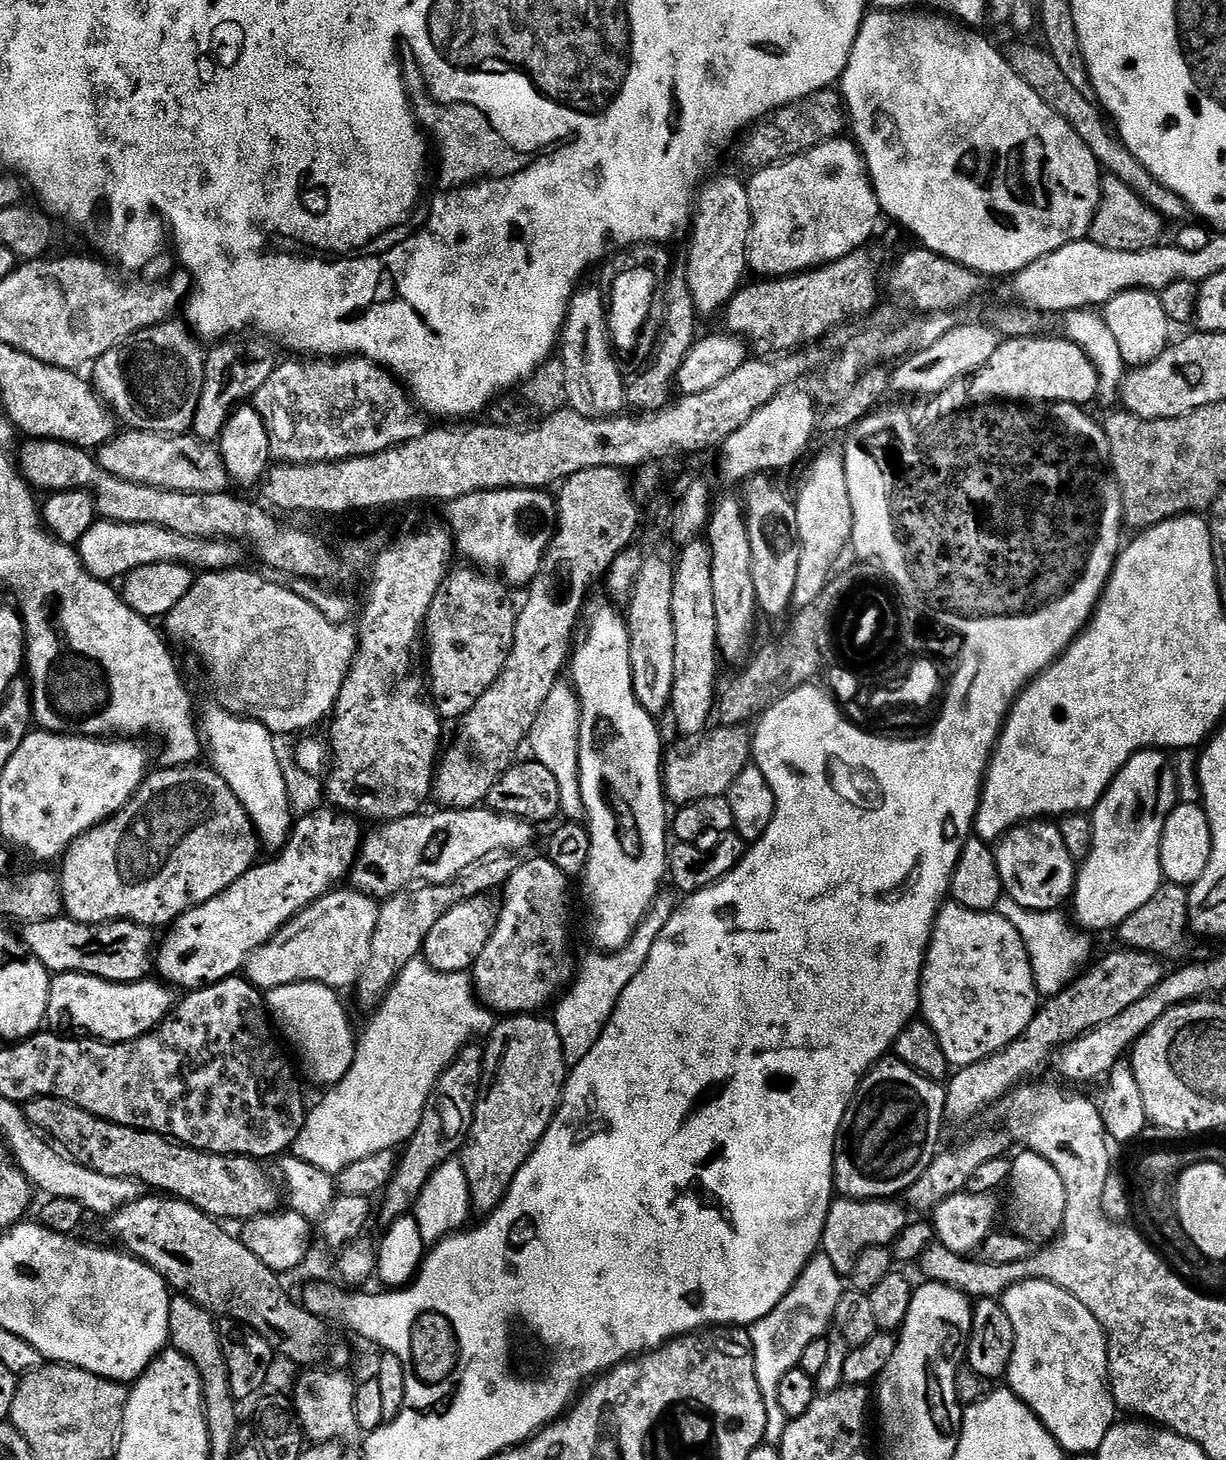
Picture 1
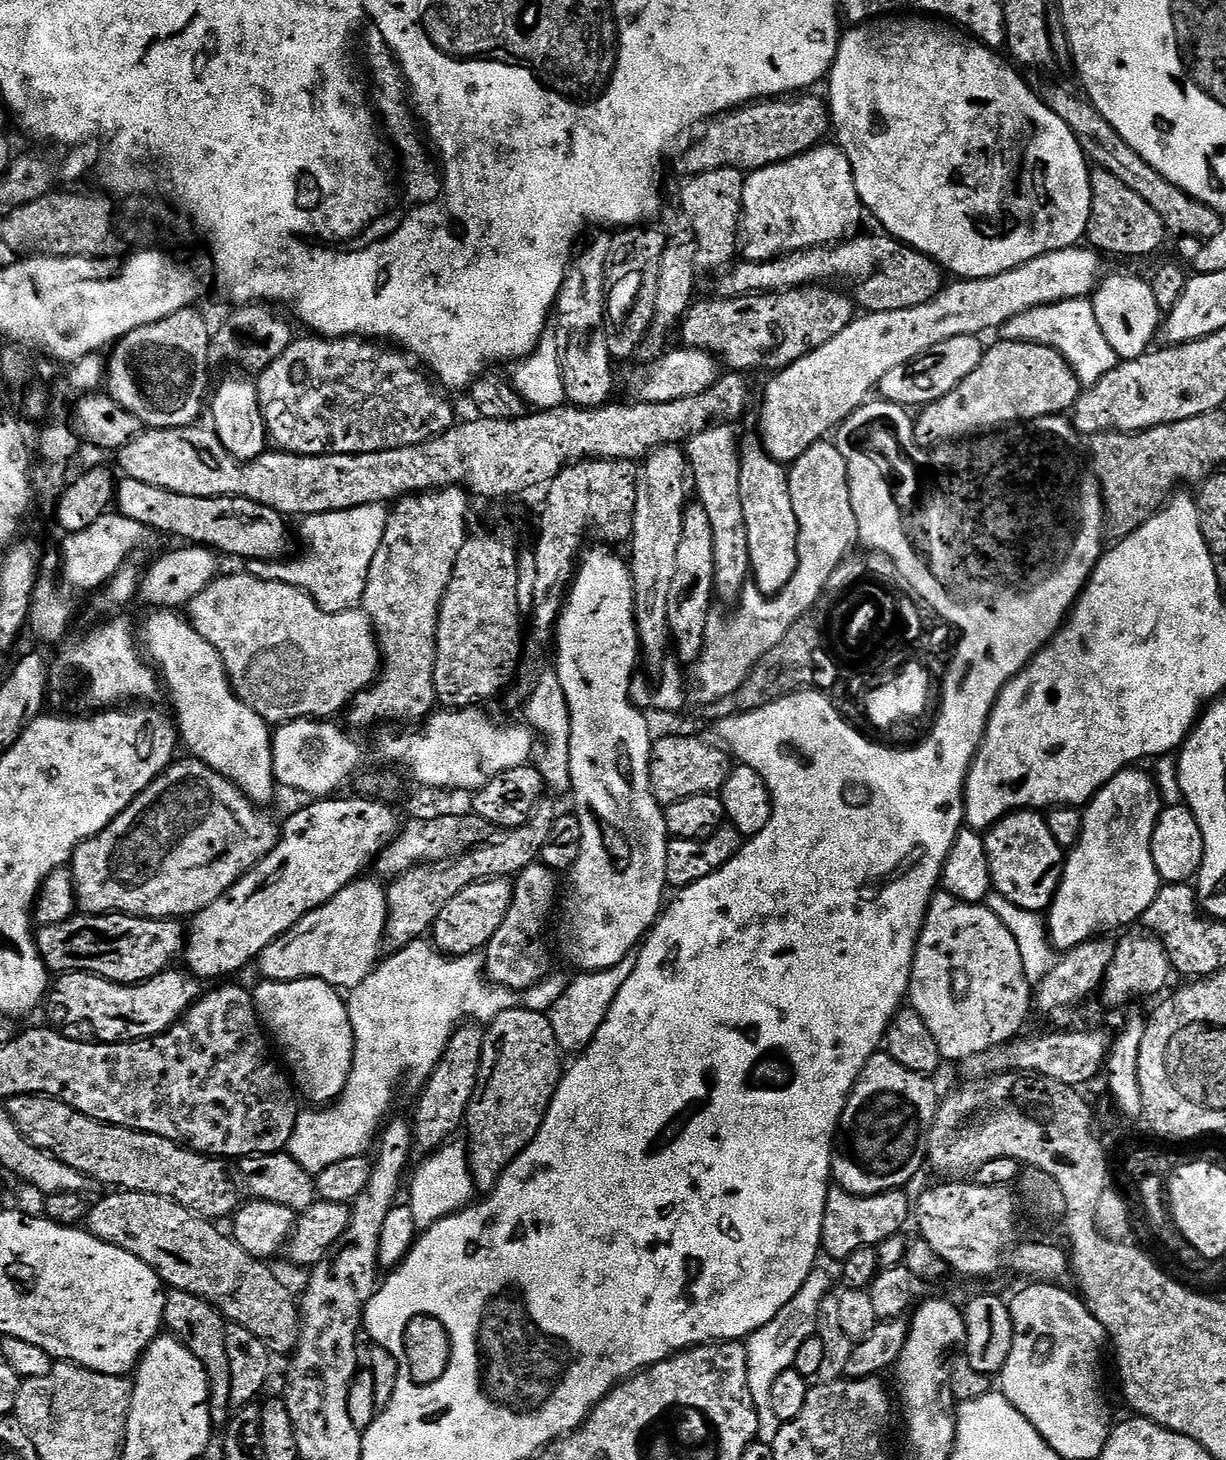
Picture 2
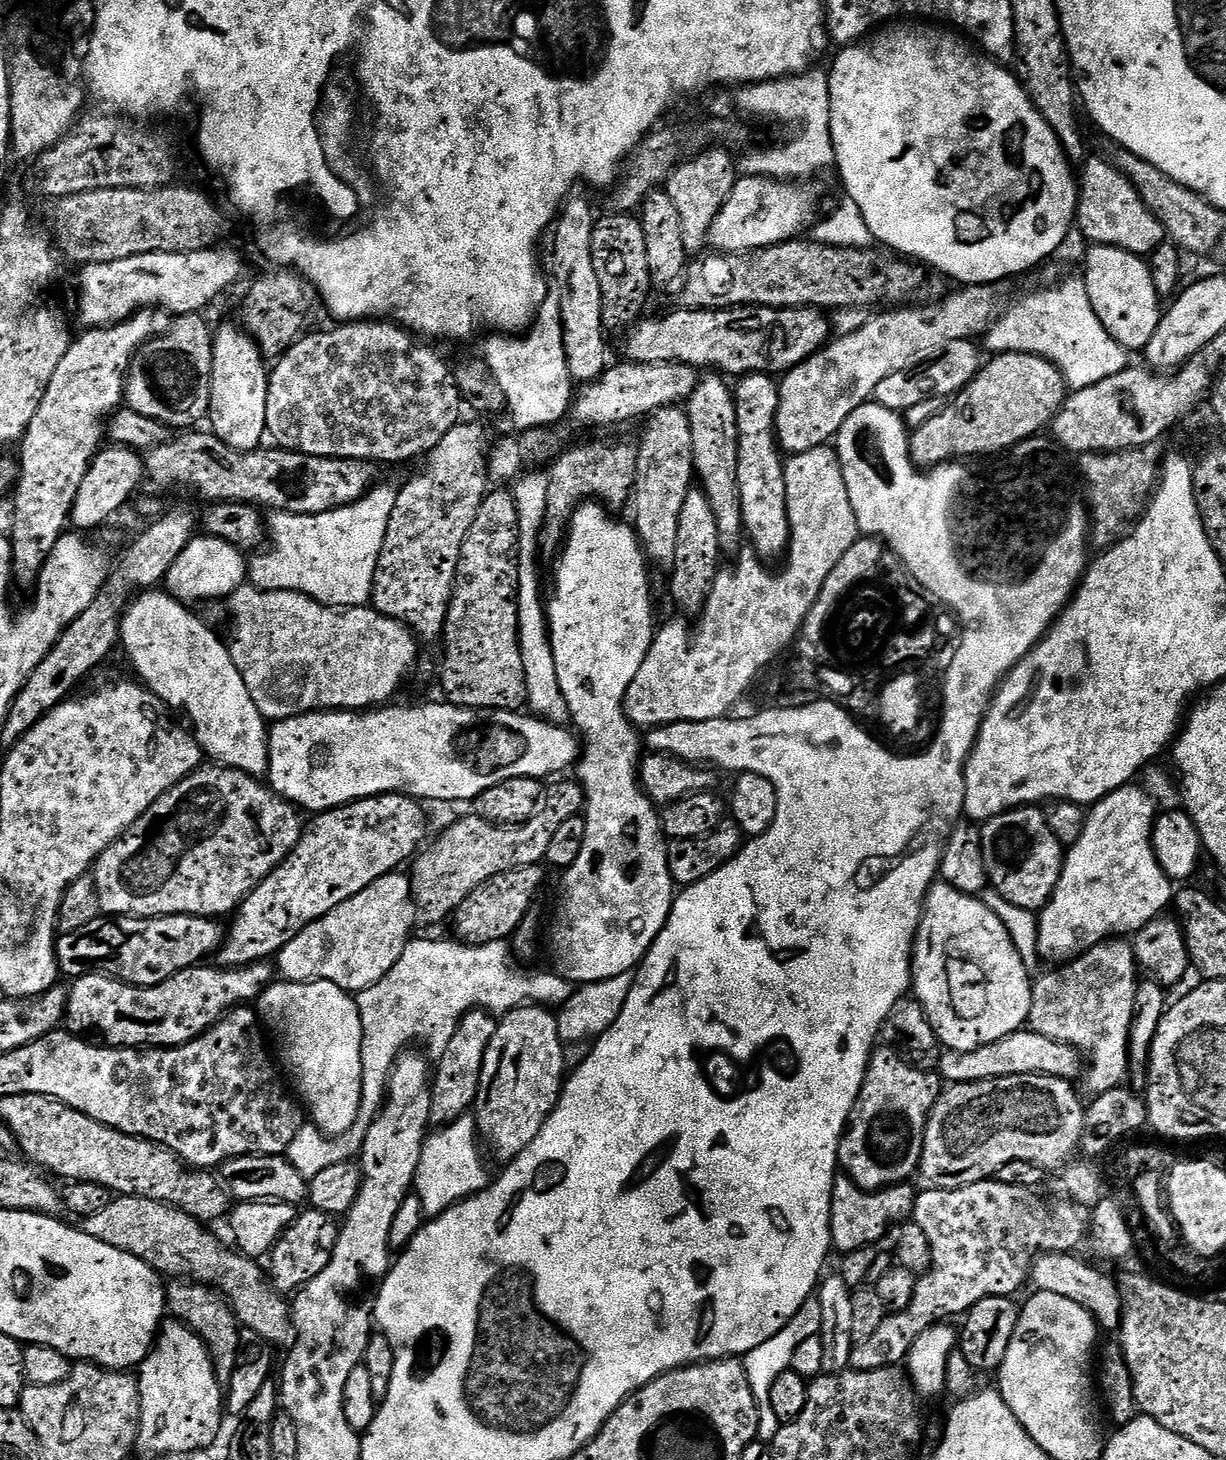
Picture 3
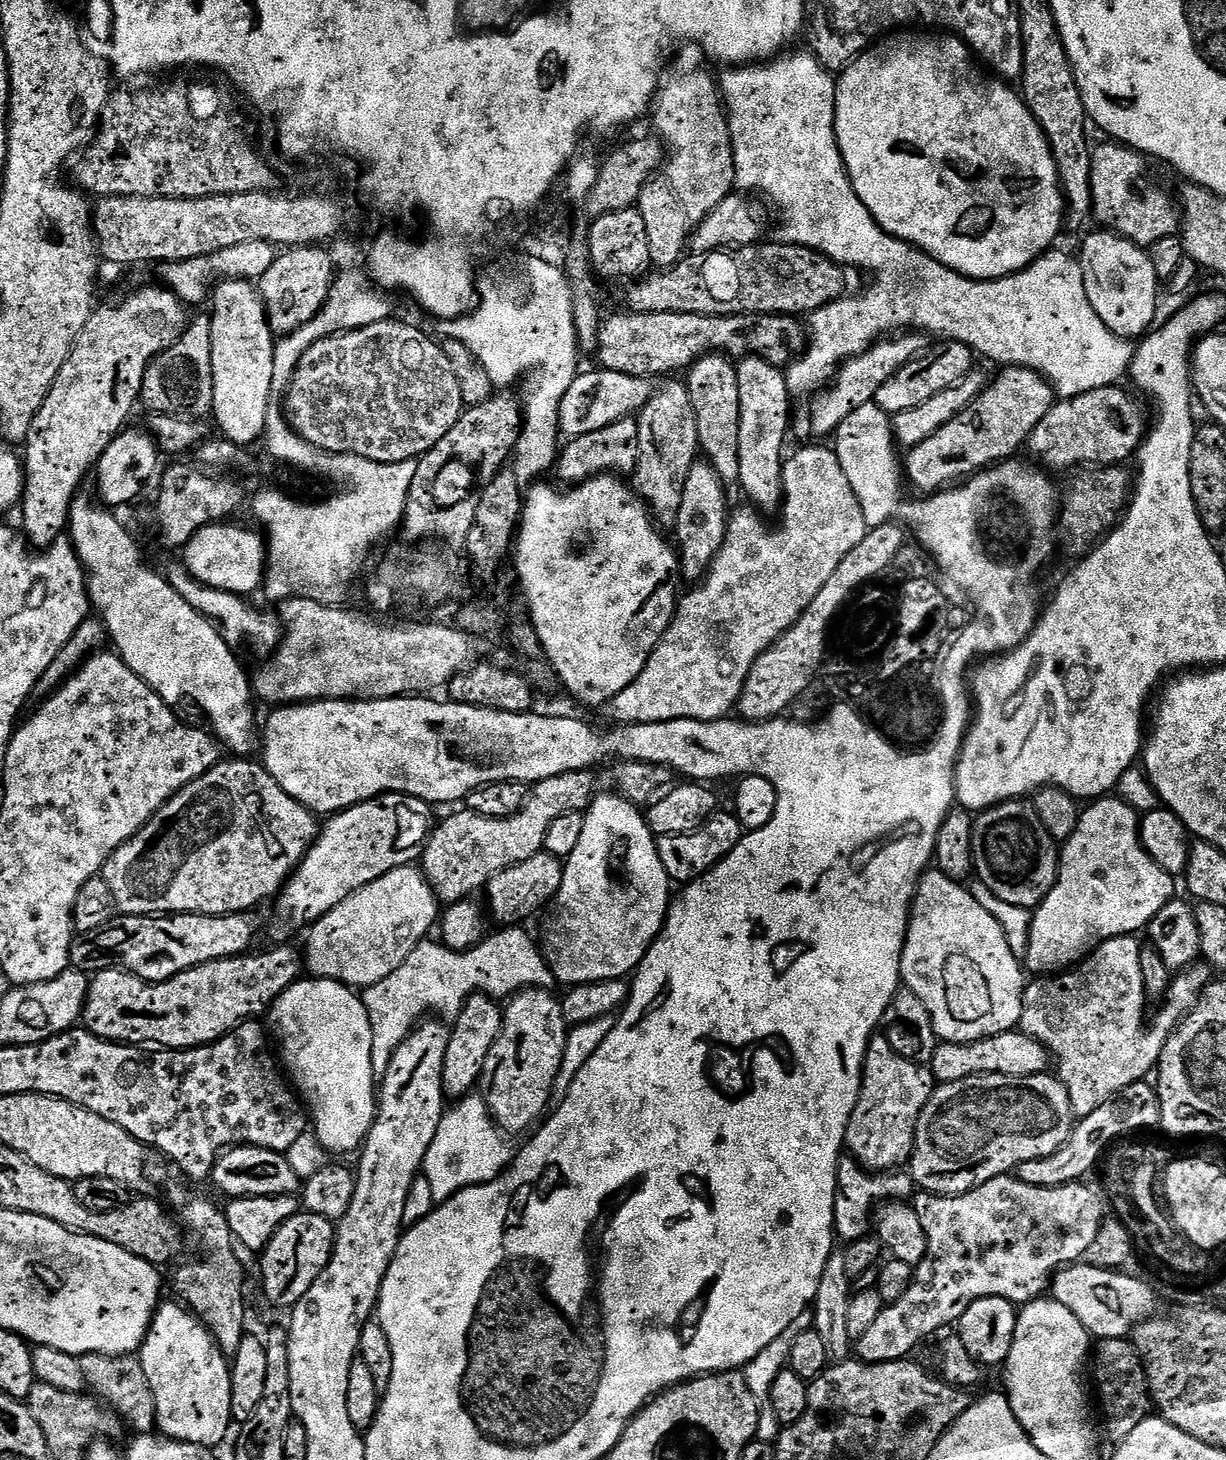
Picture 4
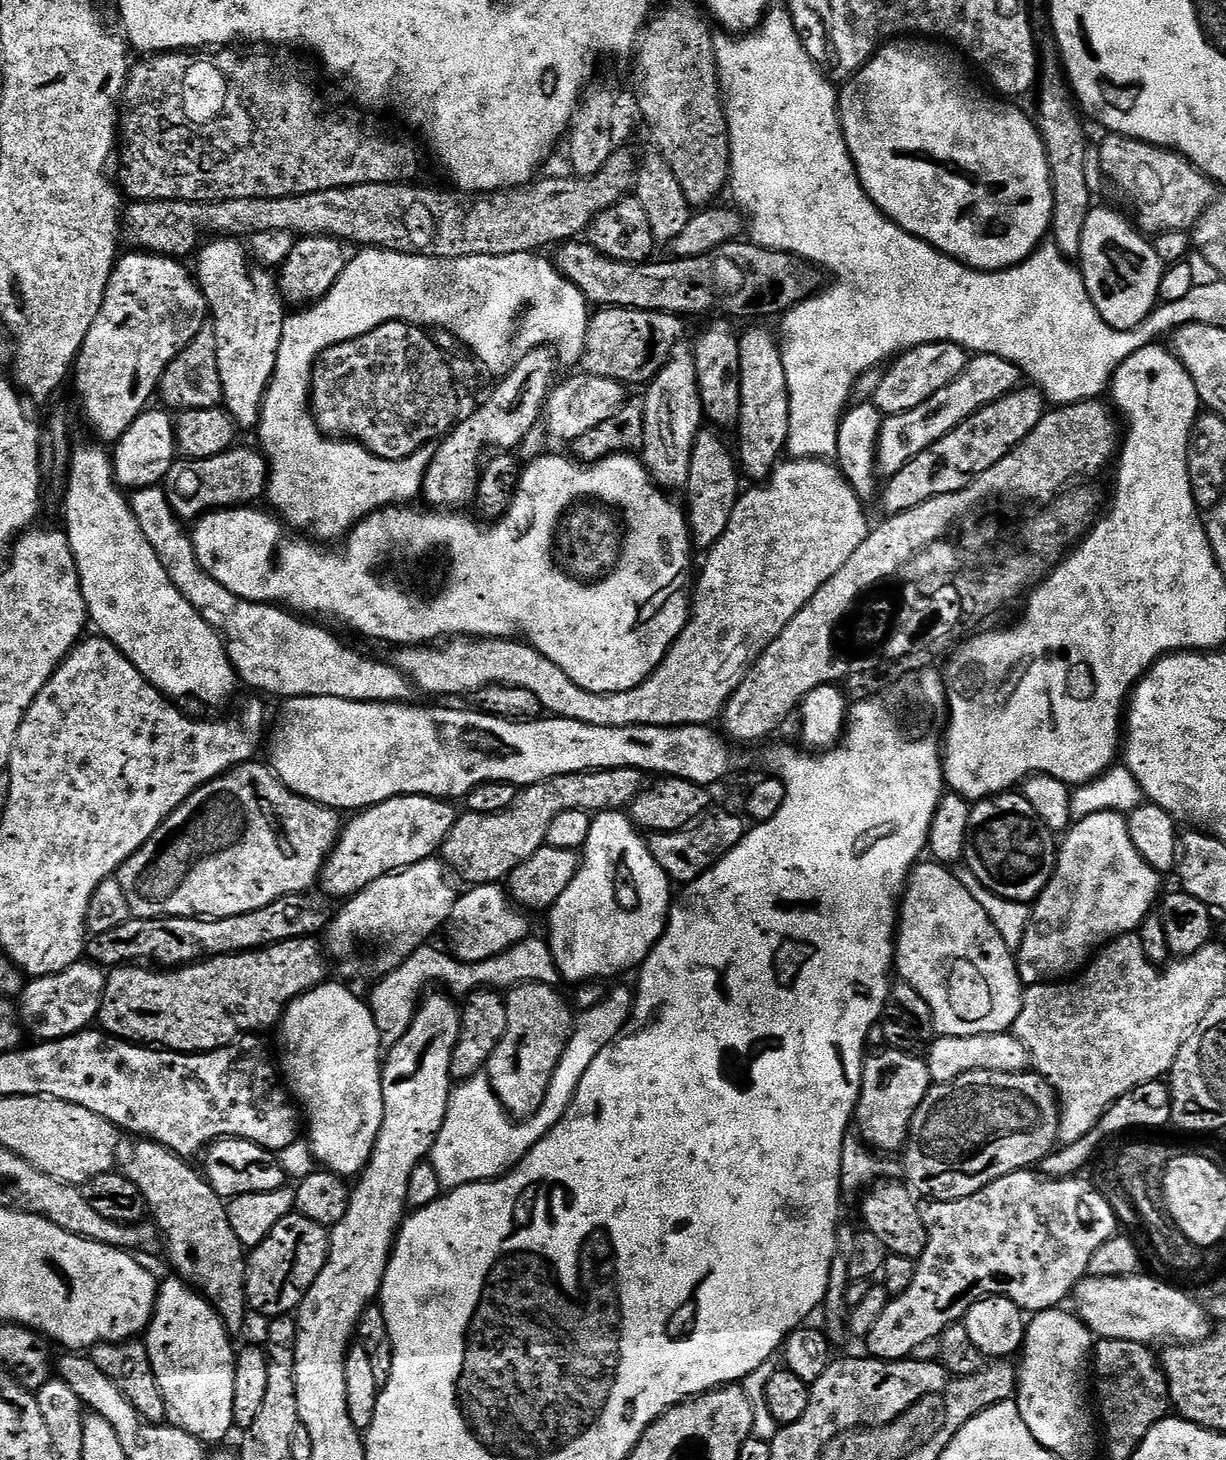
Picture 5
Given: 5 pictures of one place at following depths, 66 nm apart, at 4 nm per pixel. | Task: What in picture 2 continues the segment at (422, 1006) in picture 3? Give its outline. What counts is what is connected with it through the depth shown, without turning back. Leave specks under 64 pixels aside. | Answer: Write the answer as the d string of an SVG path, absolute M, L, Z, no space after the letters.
M424 938L401 947L387 960L388 957L372 975L367 976L358 987L351 989L346 1000L348 1017L352 1020L352 1029L356 1034L356 1056L352 1060L352 1071L342 1093L341 1104L337 1108L328 1108L325 1112L305 1111L288 1143L287 1155L292 1156L294 1162L298 1162L298 1166L302 1166L302 1170L307 1172L319 1174L343 1159L365 1155L371 1144L373 1147L382 1125L389 1119L388 1111L392 1108L392 1099L396 1096L400 1079L404 1076L408 1084L423 1085L440 1065L448 1043L462 1026L469 1022L491 1025L493 1020L510 1008L522 1007L531 1012L551 1013L552 1007L566 994L570 983L569 977L552 974L536 987L525 988L517 995L510 988L492 983L486 975L486 960L483 955L449 956Z

